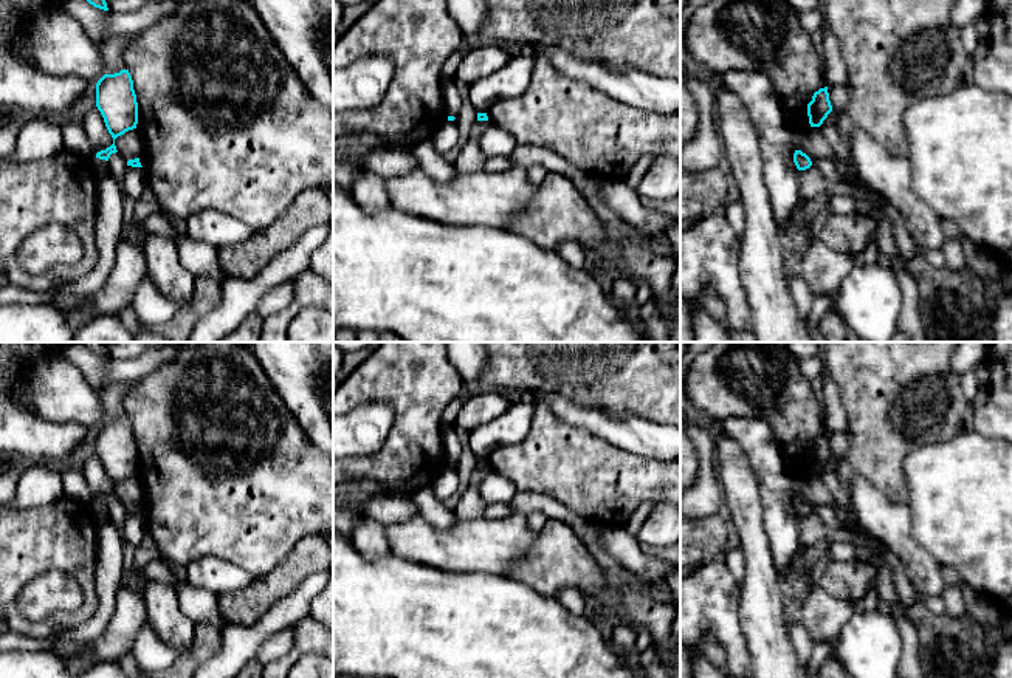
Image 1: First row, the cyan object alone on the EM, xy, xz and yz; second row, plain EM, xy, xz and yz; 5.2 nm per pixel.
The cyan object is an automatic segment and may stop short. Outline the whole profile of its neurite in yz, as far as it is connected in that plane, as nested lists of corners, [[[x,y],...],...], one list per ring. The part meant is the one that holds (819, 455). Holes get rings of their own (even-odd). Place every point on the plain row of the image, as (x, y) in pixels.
[[[828,433],[814,440],[812,447],[807,450],[807,463],[811,474],[820,474],[828,461],[832,458]]]

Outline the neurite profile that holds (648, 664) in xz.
[[[649,645],[635,661],[635,667],[642,678],[670,678],[668,670],[663,667],[659,652]]]

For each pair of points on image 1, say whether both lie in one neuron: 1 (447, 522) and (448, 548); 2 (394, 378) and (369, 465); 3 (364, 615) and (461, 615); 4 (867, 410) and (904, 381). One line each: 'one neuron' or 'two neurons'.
1: two neurons
2: one neuron
3: one neuron
4: one neuron

